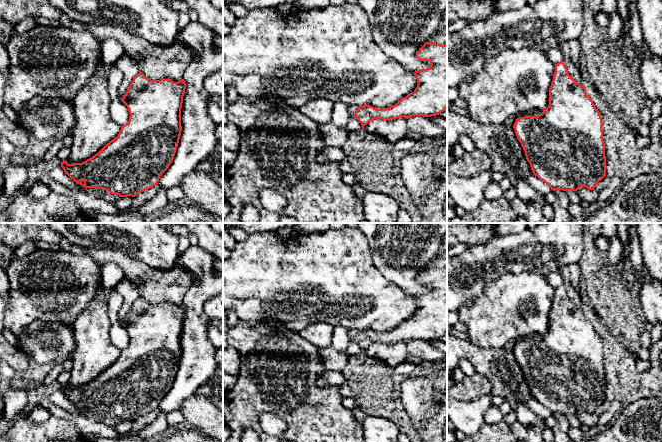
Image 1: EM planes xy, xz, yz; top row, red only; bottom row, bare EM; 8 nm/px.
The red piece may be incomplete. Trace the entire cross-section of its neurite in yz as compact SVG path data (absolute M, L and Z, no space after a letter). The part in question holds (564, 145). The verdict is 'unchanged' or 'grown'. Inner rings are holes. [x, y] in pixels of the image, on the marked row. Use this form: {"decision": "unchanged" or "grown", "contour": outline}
{"decision": "unchanged", "contour": "M563 61L555 64L553 80L549 88L549 105L538 116L517 118L513 128L525 152L535 176L545 182L551 190L577 191L580 187L594 190L596 184L606 176L605 143L603 140L601 113L586 93L584 85L577 83L568 73Z"}

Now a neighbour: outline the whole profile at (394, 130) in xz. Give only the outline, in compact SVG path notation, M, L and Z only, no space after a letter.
M400 117L393 120L374 119L363 128L364 131L378 135L391 143L396 143L406 137L408 129L407 119Z

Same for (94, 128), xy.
M100 62L88 82L73 98L76 124L68 164L82 163L118 136L121 126L110 116L106 65Z

